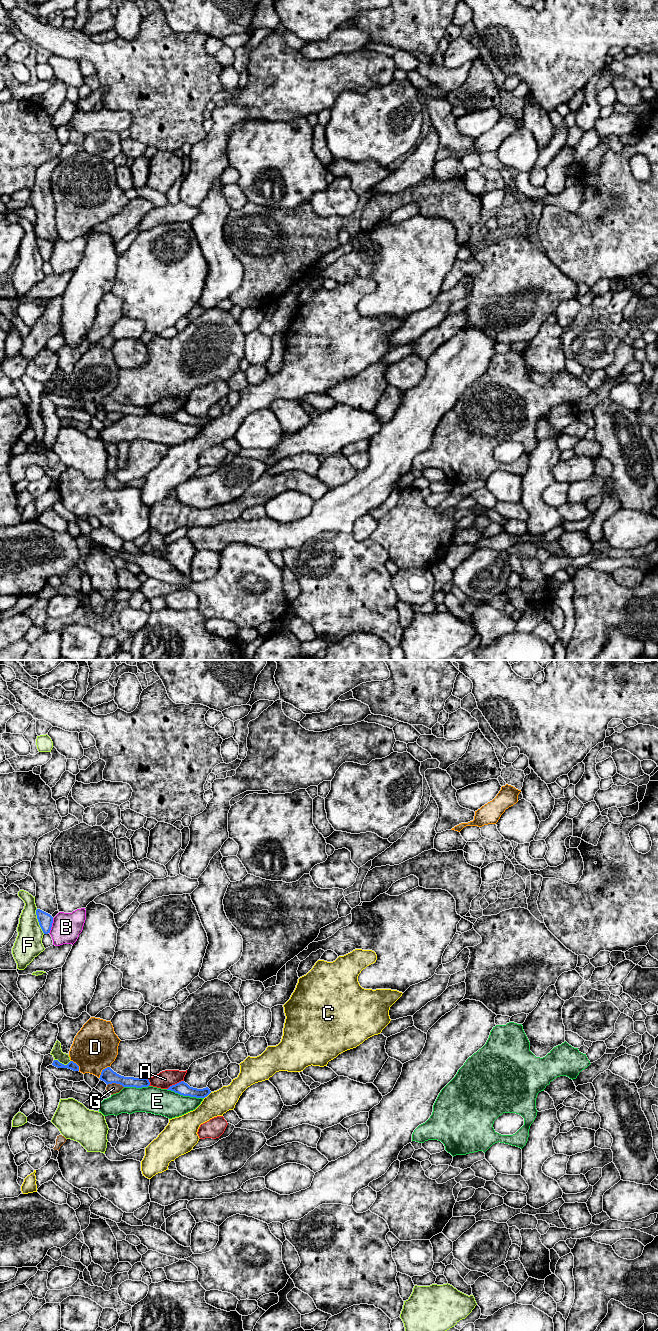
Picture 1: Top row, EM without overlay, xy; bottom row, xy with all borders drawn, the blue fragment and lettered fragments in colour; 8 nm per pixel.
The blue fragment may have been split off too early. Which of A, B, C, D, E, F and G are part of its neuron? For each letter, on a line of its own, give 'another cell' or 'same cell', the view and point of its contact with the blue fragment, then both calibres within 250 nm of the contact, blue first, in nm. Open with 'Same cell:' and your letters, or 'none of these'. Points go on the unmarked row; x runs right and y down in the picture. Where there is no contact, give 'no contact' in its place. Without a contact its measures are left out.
Same cell: none of these
A: another cell; contact xy (175, 412); calibres 110 and 140 nm
B: another cell; contact xy (51, 254); calibres 120 and 240 nm
C: another cell; contact xy (207, 423); calibres 110 and 200 nm
D: another cell; contact xy (102, 399); calibres 110 and 360 nm
E: another cell; contact xy (185, 423); calibres 110 and 220 nm
F: another cell; contact xy (38, 249); calibres 120 and 220 nm
G: another cell; contact xy (115, 410); calibres 110 and 90 nm

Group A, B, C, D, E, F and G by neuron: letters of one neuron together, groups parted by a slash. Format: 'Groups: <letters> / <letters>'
Groups: A / B / C / D / E / F / G

